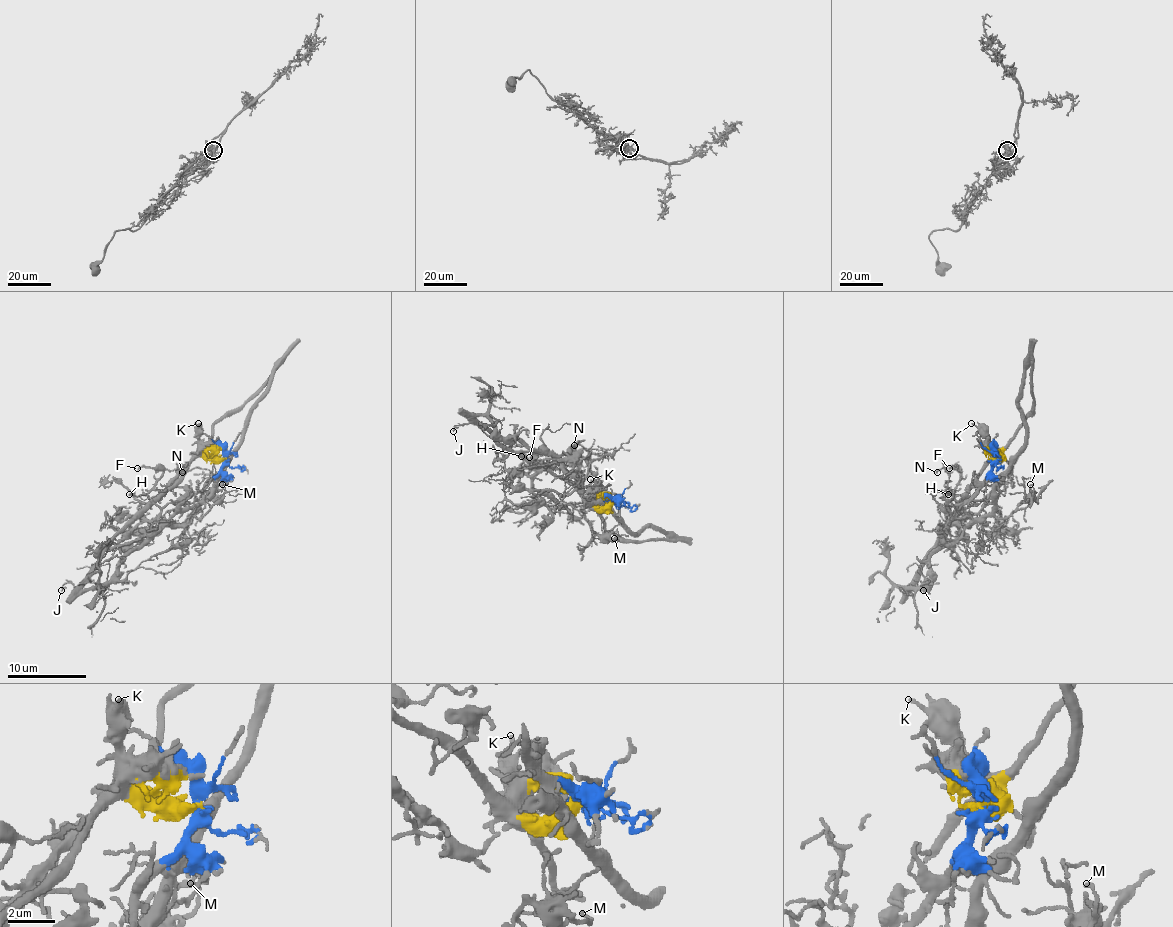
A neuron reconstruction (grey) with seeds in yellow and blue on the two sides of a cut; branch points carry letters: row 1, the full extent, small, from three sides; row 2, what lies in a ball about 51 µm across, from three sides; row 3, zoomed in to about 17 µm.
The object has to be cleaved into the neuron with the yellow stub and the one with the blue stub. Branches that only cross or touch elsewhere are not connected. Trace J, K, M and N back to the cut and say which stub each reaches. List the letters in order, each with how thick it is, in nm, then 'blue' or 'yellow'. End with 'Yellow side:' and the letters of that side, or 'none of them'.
J: calibre 140 nm; yellow
K: calibre 140 nm; yellow
M: calibre 130 nm; blue
N: calibre 110 nm; blue
Yellow side: J, K

